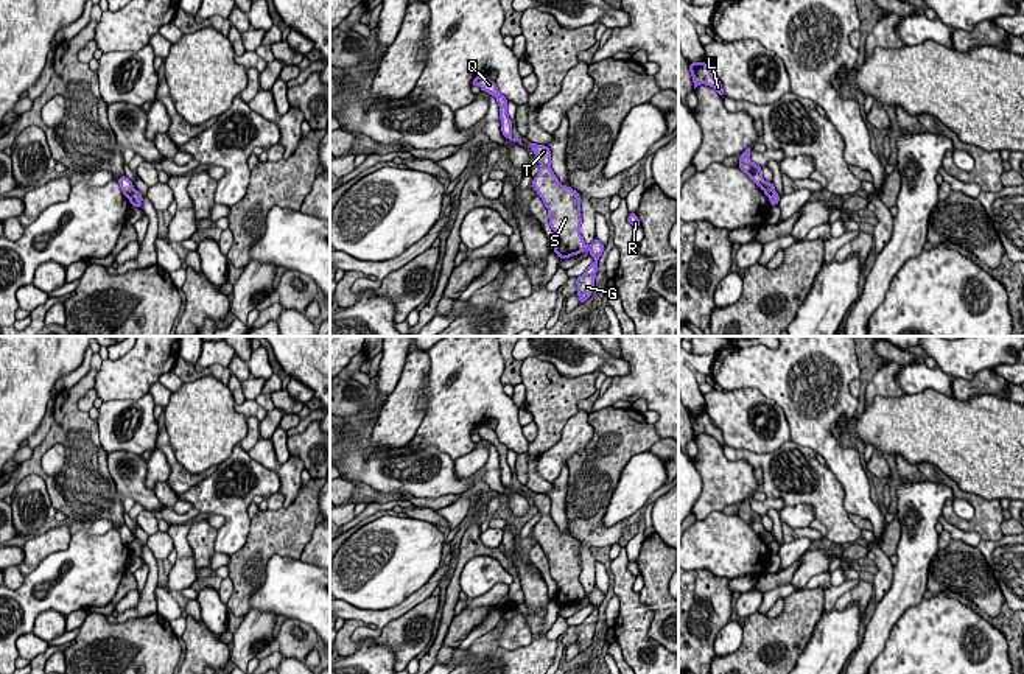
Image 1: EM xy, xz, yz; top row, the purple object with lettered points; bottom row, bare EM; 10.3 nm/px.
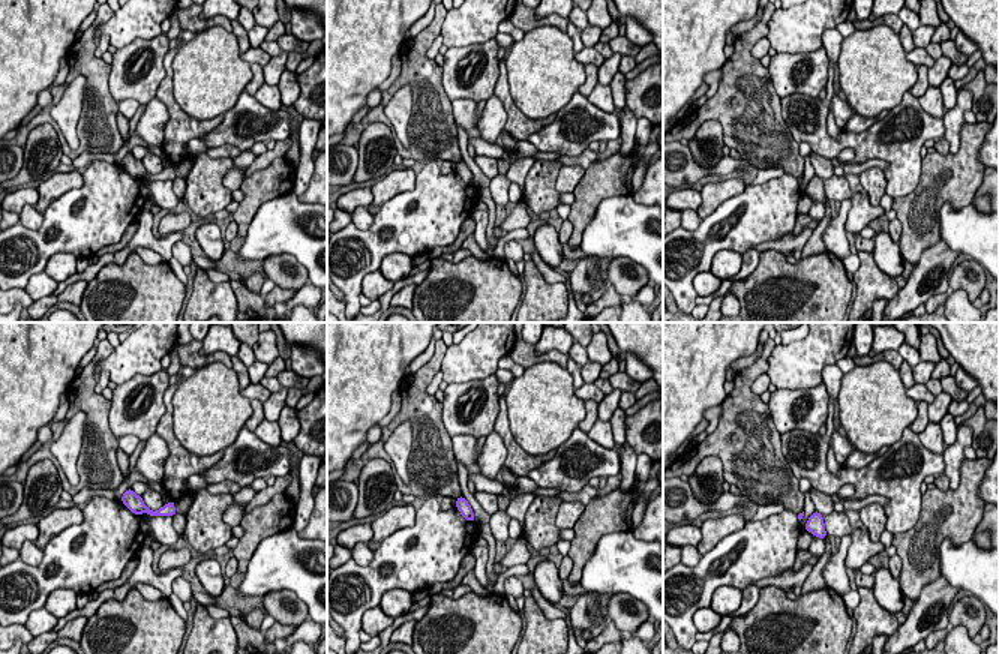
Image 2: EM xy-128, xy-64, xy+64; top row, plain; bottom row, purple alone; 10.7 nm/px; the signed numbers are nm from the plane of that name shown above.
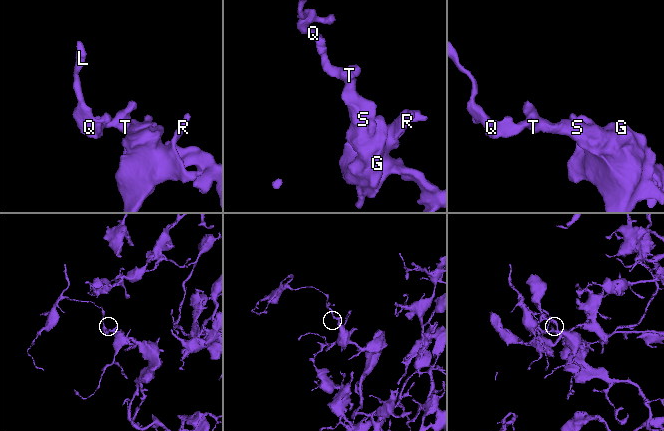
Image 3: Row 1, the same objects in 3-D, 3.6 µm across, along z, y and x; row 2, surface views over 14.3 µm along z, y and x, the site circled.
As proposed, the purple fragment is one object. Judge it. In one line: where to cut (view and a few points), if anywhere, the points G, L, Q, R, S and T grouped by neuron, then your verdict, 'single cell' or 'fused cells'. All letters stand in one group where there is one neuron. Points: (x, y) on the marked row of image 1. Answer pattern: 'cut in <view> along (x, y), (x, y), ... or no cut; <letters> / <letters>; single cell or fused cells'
cut in xy along (134, 189), (128, 198); G Q R S T / L; fused cells

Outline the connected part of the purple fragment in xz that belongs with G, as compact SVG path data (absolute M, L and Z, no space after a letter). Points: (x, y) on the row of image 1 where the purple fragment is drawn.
M532 142L528 145L540 163L540 170L532 181L532 188L548 209L549 226L557 235L557 244L552 252L556 252L559 258L570 258L587 249L590 255L596 258L585 272L576 279L579 302L585 302L593 293L598 260L605 246L598 238L594 238L590 246L585 244L580 235L580 195L559 182L551 168L549 148Z

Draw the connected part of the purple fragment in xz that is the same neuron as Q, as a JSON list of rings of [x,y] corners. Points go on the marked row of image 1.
[[[482,76],[479,79],[478,86],[481,87],[482,92],[487,92],[492,97],[496,98],[496,103],[500,106],[501,134],[506,139],[518,142],[520,145],[523,145],[521,139],[514,139],[512,137],[512,121],[510,121],[509,115],[507,115],[507,98],[500,93],[500,90],[496,87],[496,82]]]

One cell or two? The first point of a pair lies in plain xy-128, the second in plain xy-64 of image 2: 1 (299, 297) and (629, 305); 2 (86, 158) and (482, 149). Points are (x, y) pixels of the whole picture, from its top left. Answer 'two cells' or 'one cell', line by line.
1: two cells
2: one cell

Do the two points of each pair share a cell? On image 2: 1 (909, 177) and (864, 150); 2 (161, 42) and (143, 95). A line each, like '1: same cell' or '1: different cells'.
1: same cell
2: same cell

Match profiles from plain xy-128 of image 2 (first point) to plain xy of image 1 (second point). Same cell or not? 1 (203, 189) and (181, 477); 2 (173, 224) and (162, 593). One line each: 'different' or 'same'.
1: same
2: different

